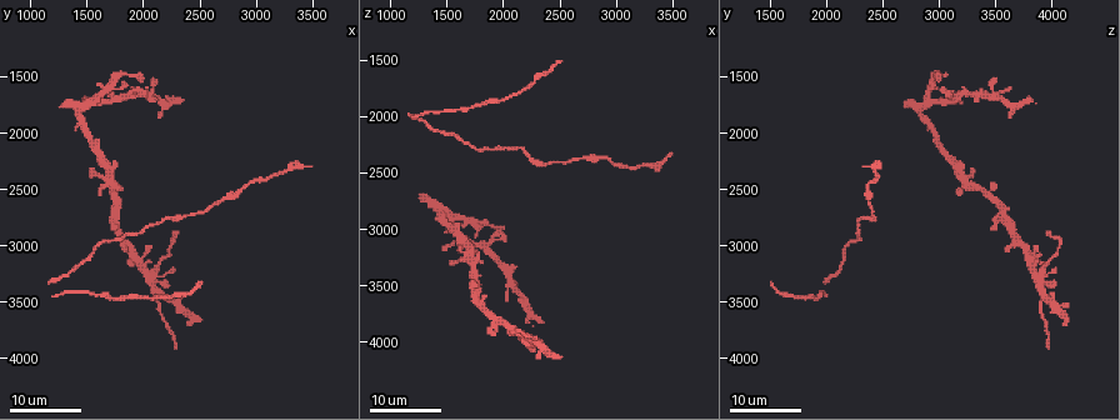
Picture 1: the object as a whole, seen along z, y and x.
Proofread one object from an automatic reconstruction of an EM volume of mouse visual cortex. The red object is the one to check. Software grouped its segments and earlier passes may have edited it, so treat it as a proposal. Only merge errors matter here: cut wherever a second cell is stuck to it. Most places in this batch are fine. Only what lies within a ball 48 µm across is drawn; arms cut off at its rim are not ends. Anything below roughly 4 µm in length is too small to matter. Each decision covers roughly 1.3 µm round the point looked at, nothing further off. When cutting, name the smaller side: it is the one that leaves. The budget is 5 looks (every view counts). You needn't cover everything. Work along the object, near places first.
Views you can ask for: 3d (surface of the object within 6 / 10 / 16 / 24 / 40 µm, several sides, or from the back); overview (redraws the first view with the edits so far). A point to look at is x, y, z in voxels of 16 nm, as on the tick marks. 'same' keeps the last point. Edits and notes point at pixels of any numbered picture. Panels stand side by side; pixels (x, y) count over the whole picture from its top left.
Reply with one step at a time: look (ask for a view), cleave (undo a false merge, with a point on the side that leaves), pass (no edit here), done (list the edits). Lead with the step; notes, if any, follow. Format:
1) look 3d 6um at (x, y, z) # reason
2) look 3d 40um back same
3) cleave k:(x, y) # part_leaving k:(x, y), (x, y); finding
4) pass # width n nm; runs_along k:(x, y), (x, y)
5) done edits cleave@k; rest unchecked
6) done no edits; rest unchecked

look 3d 16um at (2720, 2600, 2380) # sudden change in width

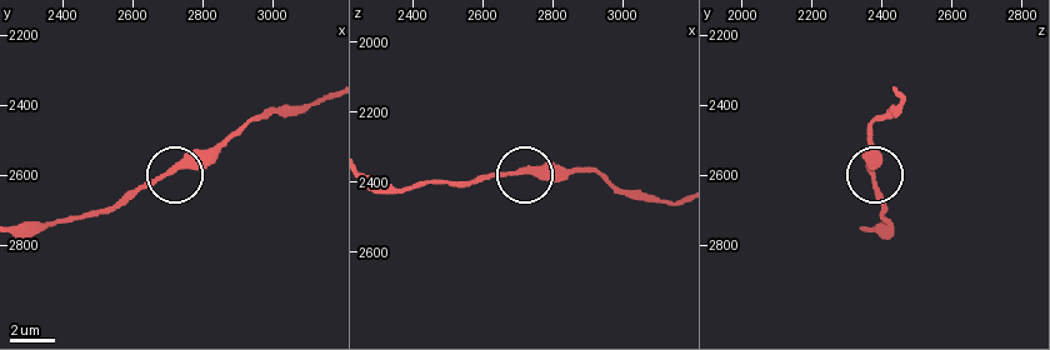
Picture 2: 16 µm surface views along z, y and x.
look 3d 10um at (2730, 2580, 2370) # closer look

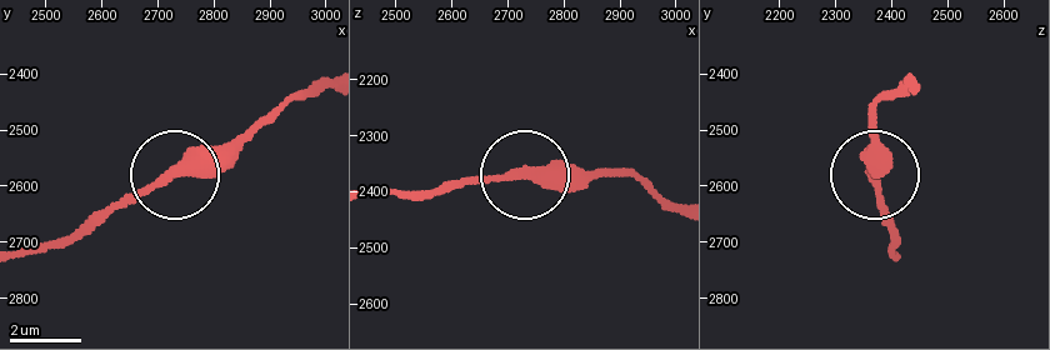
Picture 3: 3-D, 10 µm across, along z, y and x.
pass # width 350 nm; runs_along 3:(370, 194), (441, 194), (504, 175), (600, 175); continuous, no second cell

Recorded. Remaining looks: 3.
look 3d 16um at (2120, 2800, 2300) # thin neck

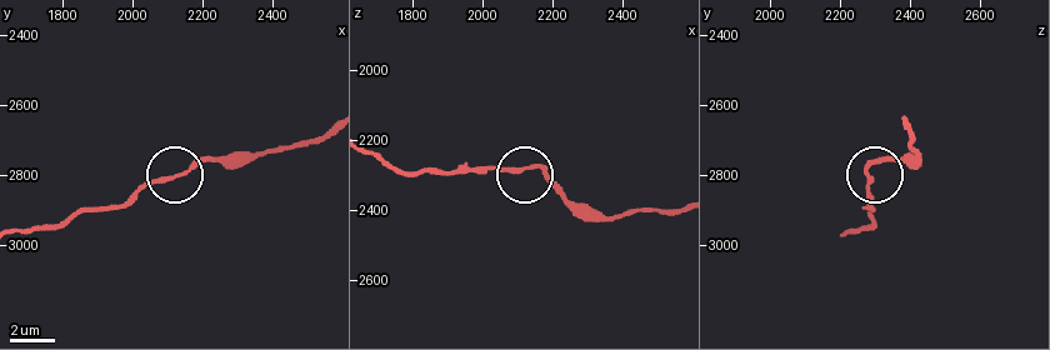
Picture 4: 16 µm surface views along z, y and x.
look 3d 10um at (2130, 2810, 2270)

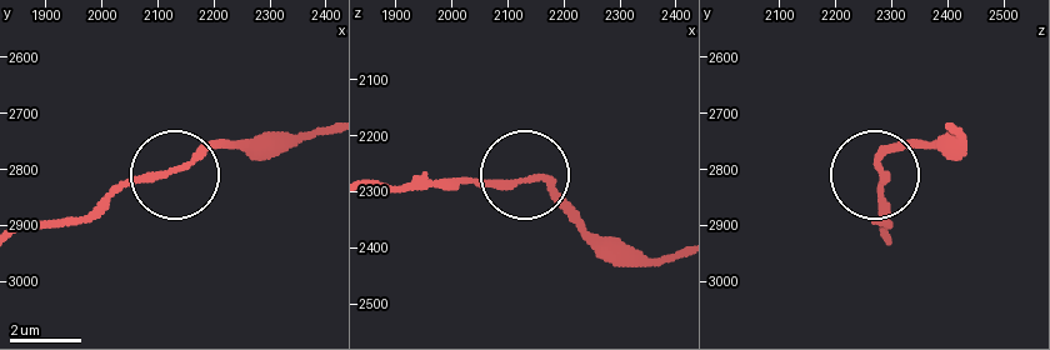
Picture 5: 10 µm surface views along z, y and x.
pass # continuous, no second cell

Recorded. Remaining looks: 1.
done no edits; rest unchecked

